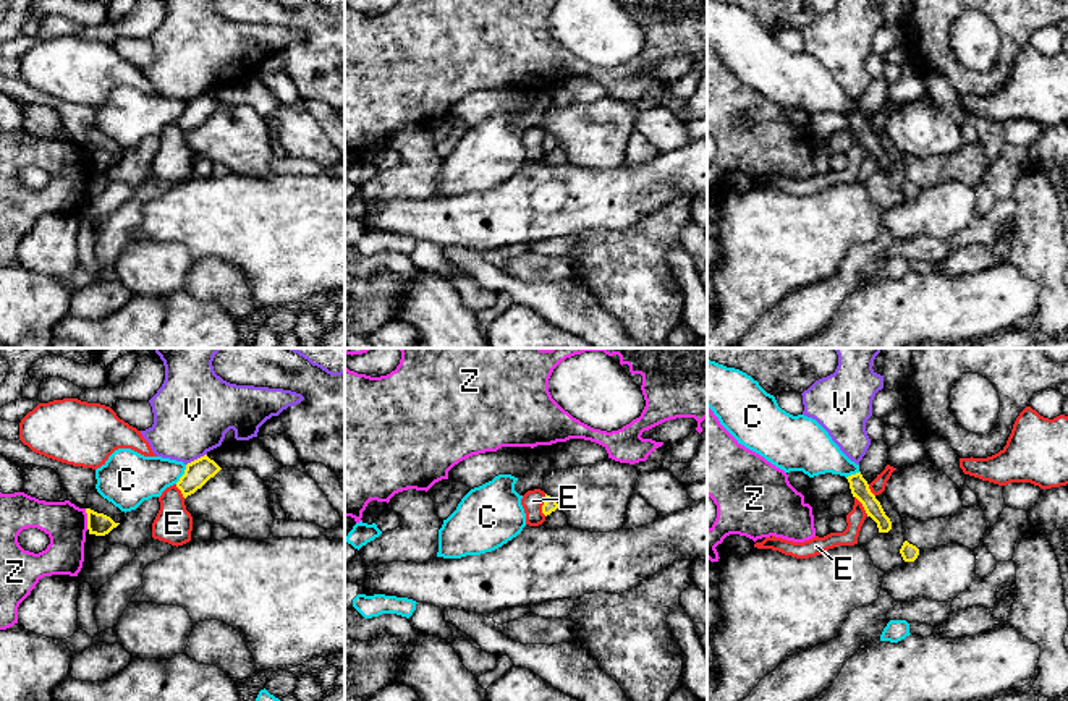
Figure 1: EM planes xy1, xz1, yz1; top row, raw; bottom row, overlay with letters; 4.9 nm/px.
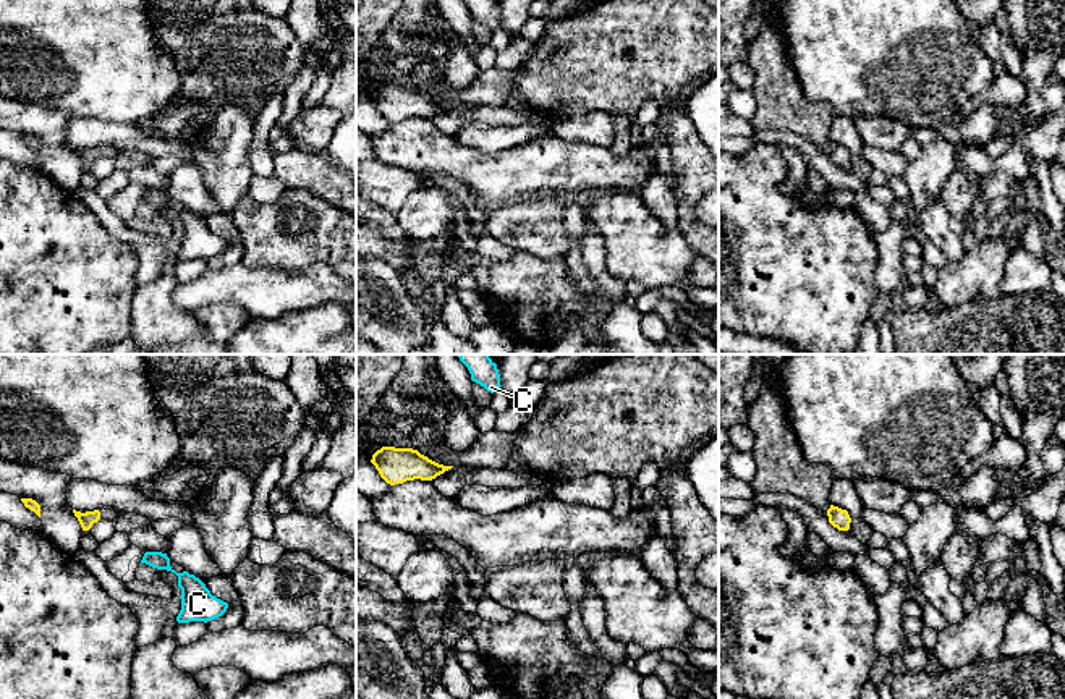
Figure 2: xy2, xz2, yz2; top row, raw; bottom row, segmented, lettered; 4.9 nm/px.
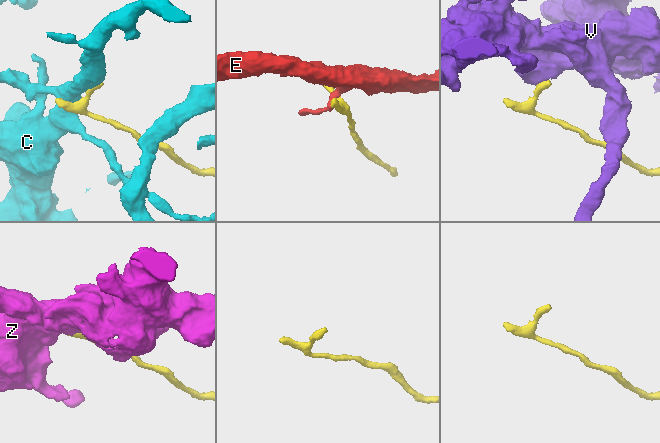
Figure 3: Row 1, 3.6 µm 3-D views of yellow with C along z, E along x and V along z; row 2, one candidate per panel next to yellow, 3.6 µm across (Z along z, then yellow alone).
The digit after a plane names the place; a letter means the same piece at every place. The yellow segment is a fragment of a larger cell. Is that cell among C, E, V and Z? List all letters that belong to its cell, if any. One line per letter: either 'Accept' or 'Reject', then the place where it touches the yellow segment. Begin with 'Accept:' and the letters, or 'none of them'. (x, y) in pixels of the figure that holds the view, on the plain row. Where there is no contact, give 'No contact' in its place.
Accept: none of them
C: Reject. Touches yellow at xy1 (183, 112)
E: Reject. Touches yellow at xz1 (542, 143)
V: Reject. Touches yellow at xy1 (198, 96)
Z: Reject. Touches yellow at xy1 (88, 156)

